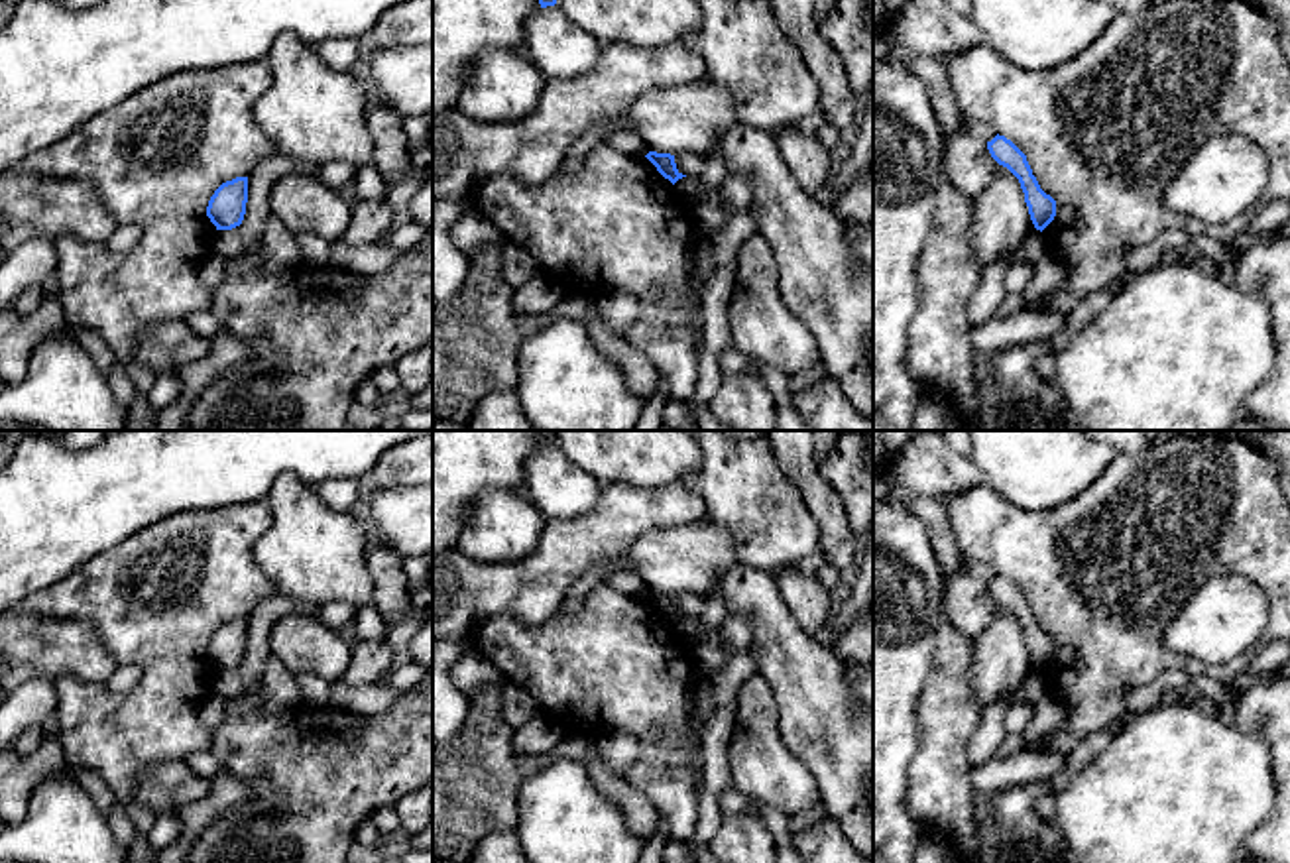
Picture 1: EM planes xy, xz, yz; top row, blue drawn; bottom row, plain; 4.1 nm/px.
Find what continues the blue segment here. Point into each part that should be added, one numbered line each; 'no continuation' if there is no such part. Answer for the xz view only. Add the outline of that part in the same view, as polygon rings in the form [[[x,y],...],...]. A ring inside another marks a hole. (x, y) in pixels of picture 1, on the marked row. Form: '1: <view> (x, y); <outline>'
no continuation

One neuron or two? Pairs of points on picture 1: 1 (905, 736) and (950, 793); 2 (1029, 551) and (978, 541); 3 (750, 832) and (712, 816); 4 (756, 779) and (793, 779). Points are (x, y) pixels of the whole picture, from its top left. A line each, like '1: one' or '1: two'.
1: two
2: one
3: two
4: one

